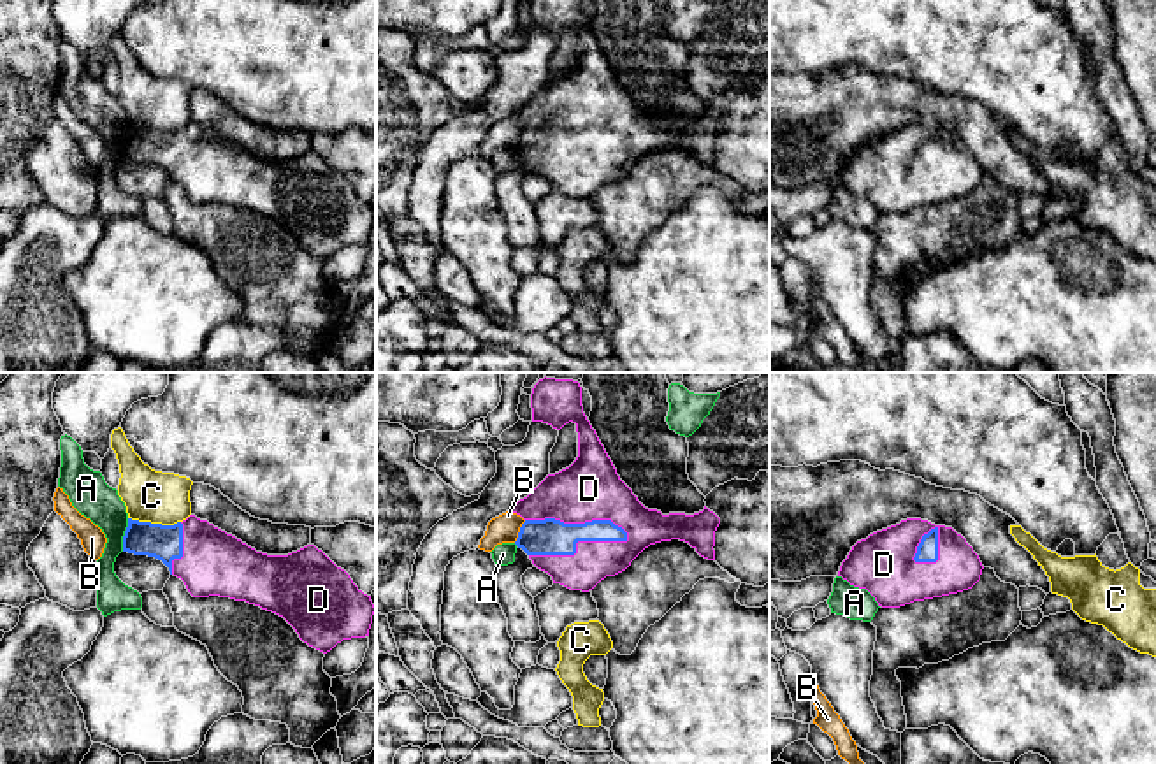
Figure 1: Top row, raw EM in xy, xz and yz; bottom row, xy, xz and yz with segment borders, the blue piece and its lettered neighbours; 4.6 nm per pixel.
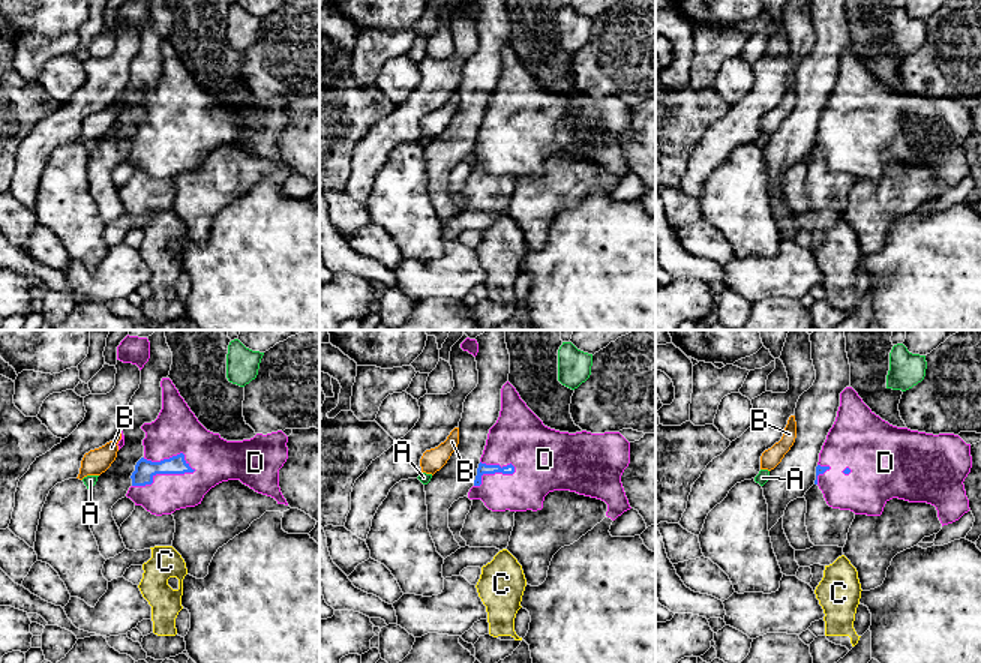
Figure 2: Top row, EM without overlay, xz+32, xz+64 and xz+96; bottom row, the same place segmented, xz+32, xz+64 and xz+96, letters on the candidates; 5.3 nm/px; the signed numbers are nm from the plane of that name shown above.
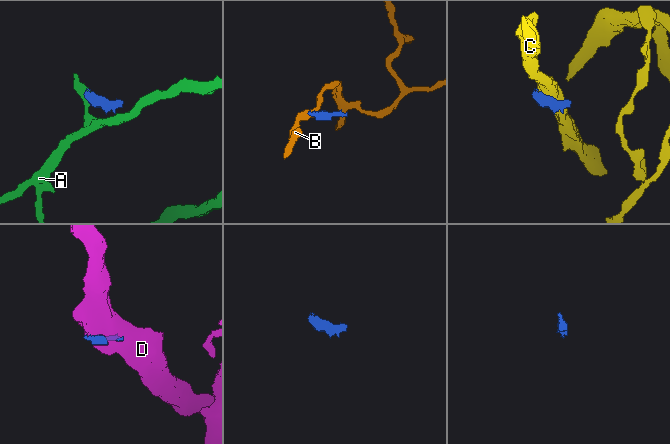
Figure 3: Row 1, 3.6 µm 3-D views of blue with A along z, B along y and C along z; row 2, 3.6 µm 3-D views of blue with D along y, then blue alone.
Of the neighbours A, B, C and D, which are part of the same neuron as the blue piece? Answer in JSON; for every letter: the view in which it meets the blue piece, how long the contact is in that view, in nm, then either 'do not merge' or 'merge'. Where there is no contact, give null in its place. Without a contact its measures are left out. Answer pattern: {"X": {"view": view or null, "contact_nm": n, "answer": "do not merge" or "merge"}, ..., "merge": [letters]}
{"A": {"view": "xy", "contact_nm": 160, "answer": "do not merge"}, "B": {"view": "xz", "contact_nm": 120, "answer": "do not merge"}, "C": {"view": "xy", "contact_nm": 240, "answer": "do not merge"}, "D": {"view": "xz", "contact_nm": 480, "answer": "merge"}, "merge": ["D"]}

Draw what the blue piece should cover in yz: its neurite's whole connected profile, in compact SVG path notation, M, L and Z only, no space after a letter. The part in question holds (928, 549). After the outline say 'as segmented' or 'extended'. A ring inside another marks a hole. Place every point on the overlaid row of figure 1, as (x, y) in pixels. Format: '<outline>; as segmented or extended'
M907 518L857 541L838 576L866 589L878 606L900 608L972 589L982 562L952 527Z; extended

